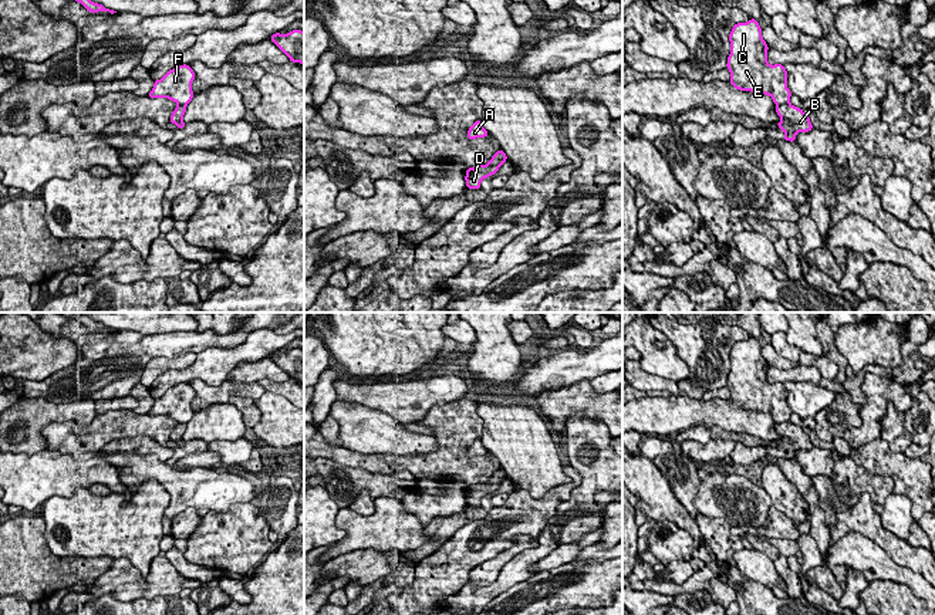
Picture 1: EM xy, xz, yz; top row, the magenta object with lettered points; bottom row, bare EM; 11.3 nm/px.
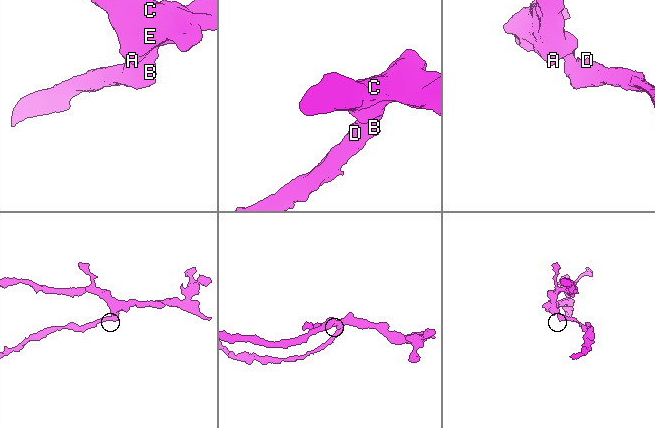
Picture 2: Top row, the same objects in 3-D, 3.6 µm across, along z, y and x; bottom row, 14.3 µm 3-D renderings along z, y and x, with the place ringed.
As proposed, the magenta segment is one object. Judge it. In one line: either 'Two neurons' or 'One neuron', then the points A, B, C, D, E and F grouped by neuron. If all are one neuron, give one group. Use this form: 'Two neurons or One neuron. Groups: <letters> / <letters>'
Two neurons. Groups: A C E F / B D

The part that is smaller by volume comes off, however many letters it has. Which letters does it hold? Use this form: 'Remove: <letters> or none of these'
Remove: B, D

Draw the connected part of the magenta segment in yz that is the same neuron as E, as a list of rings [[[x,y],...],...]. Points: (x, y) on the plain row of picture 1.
[[[757,338],[735,342],[729,359],[726,386],[733,406],[770,413],[777,425],[789,422],[791,410],[787,406],[787,389],[782,382],[767,381],[769,364]]]

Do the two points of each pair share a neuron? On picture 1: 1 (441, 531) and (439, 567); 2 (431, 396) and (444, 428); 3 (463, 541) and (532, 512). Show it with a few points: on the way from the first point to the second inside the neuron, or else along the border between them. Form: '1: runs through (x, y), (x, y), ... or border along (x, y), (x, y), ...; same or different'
1: border along (466, 524), (461, 526), (414, 565); different
2: border along (462, 396), (434, 405), (415, 421); different
3: runs through (480, 531), (490, 519), (515, 517); same

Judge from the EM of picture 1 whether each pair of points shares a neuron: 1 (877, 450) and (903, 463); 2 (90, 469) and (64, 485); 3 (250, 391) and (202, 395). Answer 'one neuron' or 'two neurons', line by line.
1: one neuron
2: one neuron
3: one neuron

